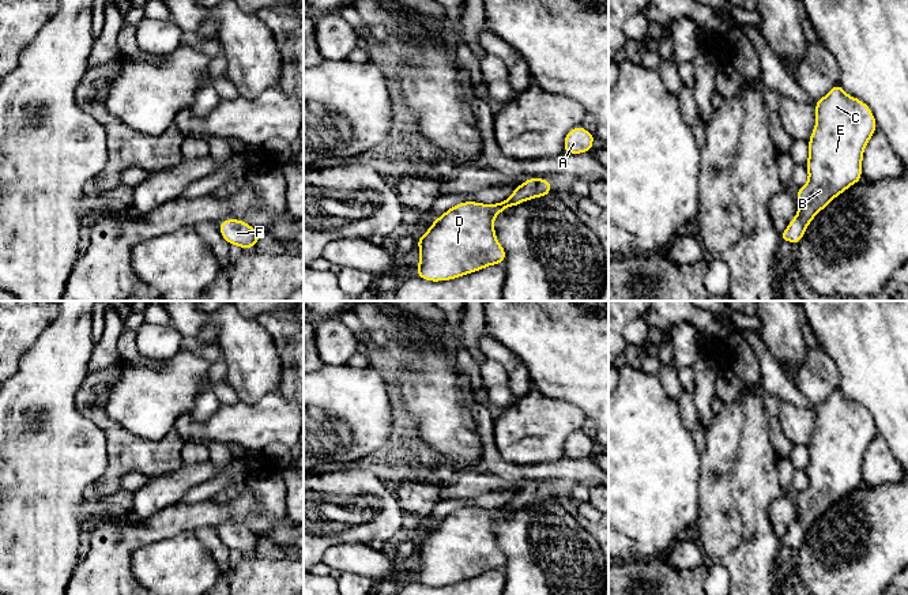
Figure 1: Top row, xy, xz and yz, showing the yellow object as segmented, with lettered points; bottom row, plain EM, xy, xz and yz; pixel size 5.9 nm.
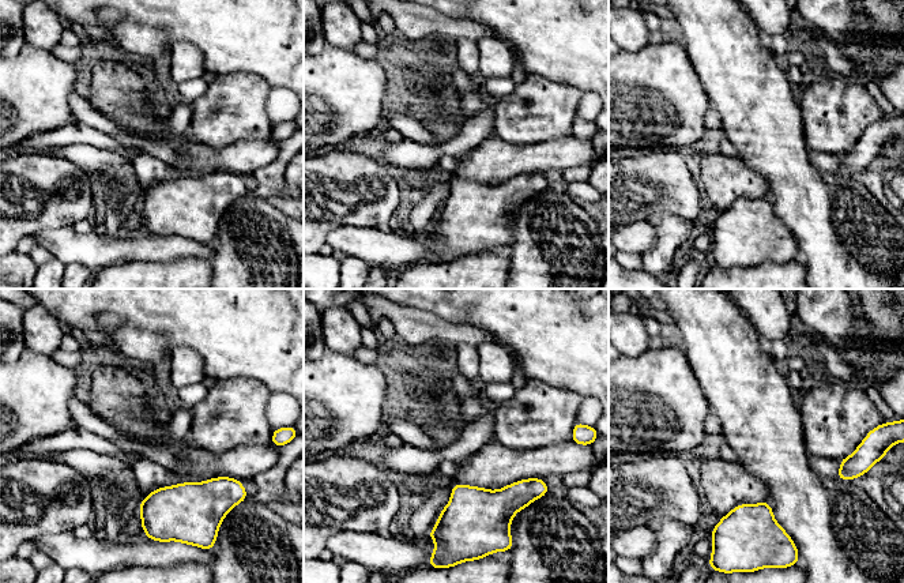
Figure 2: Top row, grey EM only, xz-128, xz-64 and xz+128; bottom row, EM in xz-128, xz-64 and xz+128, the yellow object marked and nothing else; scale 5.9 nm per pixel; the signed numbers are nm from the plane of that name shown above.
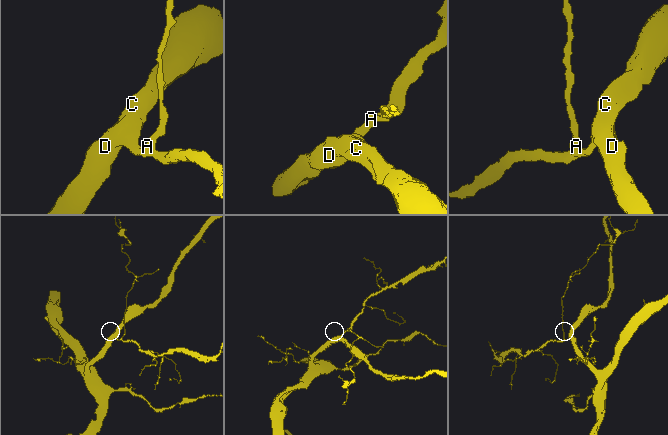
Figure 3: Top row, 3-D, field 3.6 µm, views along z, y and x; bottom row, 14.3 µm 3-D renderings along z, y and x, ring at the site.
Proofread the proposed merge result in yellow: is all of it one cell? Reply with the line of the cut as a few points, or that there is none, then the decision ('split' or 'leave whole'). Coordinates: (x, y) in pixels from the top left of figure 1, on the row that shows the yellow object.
no cut | leave whole

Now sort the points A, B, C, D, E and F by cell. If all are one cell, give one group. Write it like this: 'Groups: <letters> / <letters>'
Groups: A B C D E F

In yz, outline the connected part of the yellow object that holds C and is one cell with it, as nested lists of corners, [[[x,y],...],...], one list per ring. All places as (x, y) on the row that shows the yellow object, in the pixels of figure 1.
[[[841,84],[814,102],[815,127],[809,139],[809,181],[796,193],[798,214],[780,234],[780,241],[799,244],[806,227],[836,196],[862,176],[863,151],[877,131],[871,109],[844,93]]]

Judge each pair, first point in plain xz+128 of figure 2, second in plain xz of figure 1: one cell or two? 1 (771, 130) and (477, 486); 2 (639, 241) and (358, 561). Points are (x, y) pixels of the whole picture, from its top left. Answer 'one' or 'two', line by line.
1: two
2: one

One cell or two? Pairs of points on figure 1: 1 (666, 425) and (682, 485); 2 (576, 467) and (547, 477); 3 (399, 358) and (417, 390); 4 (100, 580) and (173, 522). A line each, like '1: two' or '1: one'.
1: one
2: one
3: one
4: one

